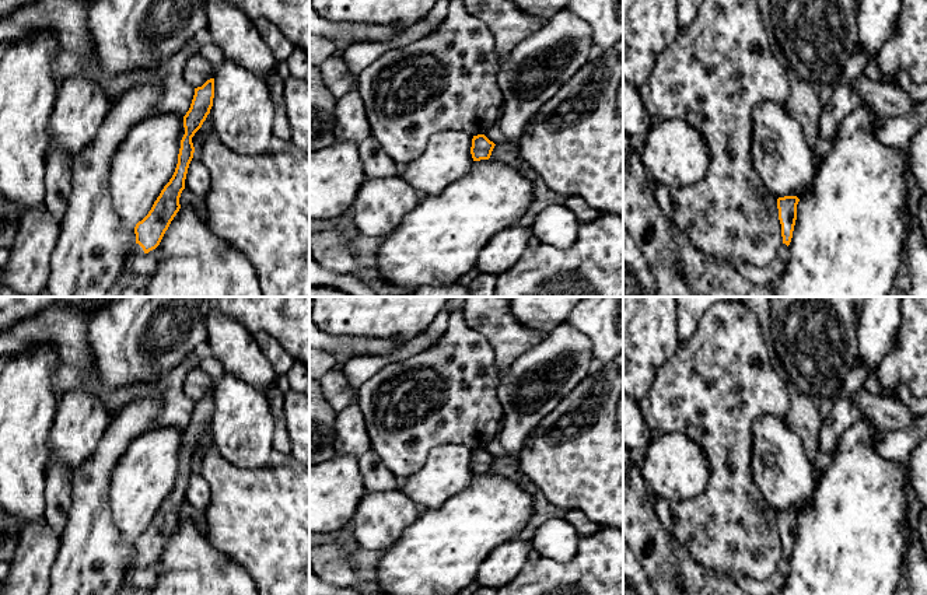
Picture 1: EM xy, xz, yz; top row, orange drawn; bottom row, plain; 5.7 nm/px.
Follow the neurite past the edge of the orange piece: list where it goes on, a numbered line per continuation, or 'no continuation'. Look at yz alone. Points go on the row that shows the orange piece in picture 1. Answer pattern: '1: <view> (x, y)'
no continuation

